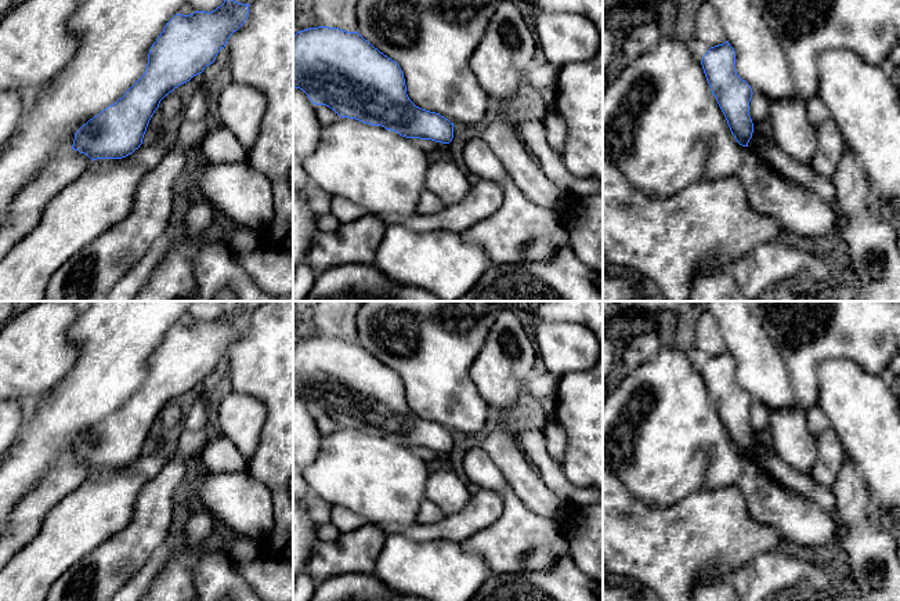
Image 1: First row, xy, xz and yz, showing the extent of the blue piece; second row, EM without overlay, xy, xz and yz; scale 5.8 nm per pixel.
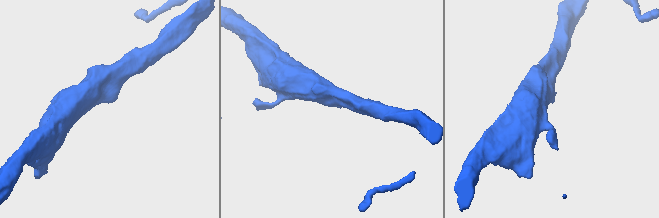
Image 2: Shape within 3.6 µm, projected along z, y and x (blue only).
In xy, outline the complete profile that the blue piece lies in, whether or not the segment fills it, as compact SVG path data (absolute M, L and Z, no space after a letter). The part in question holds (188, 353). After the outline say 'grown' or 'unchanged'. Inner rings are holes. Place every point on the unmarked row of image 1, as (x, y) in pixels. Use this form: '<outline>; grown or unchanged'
M227 307L220 316L210 322L176 323L152 354L144 384L122 408L101 420L75 442L72 459L87 464L91 470L122 468L138 459L160 410L214 372L218 361L225 356L227 350L247 329L249 315Z; unchanged

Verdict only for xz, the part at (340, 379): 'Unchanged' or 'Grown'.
Unchanged

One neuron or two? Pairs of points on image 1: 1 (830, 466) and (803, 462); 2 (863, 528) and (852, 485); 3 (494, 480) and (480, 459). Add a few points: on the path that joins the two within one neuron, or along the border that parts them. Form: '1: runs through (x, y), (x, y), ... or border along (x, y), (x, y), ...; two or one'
1: border along (816, 440), (816, 458), (809, 474); two
2: runs through (856, 517), (852, 496); one
3: runs through (488, 474), (480, 464); one

